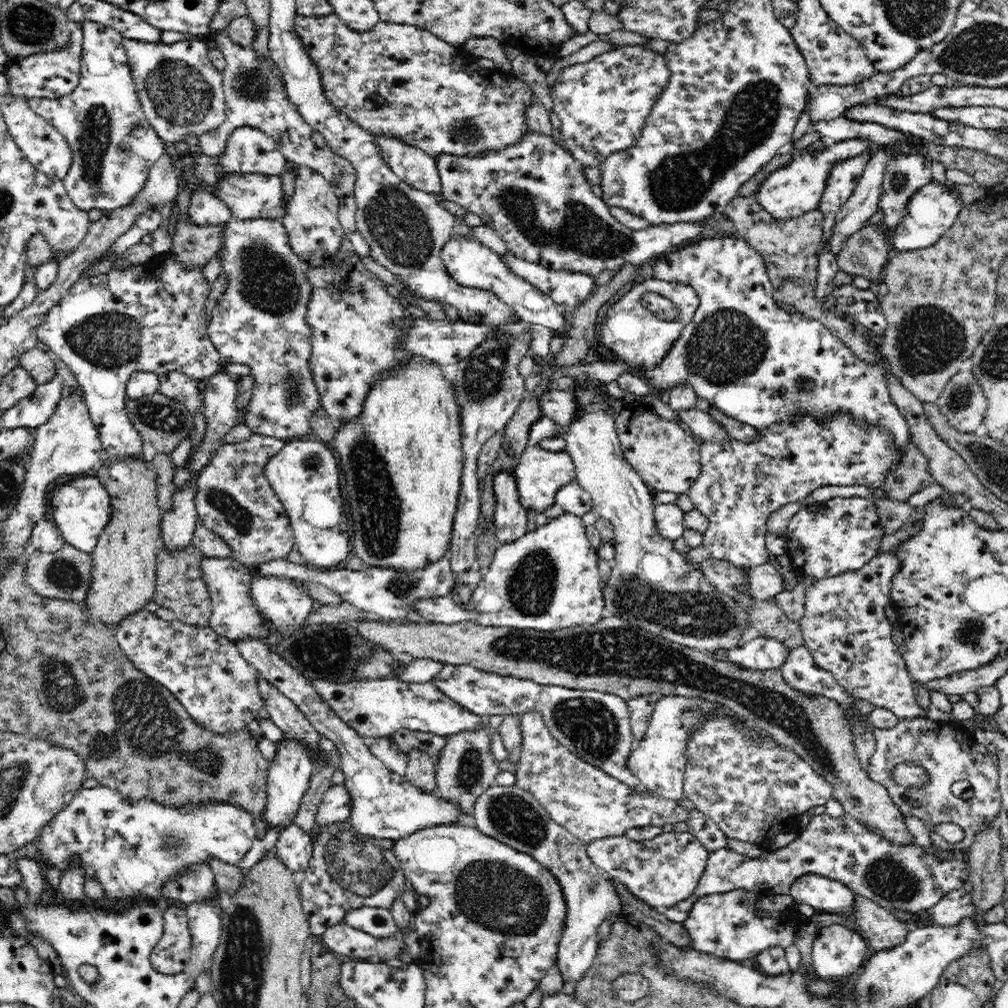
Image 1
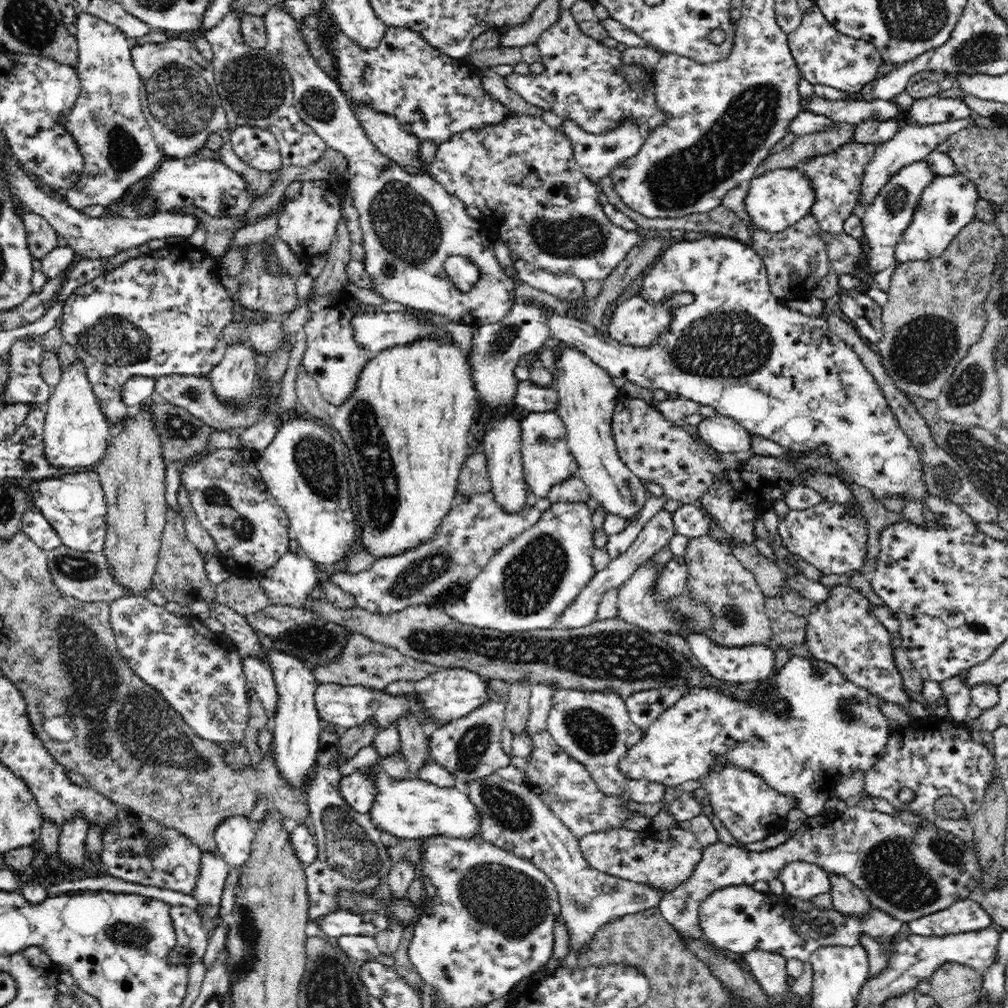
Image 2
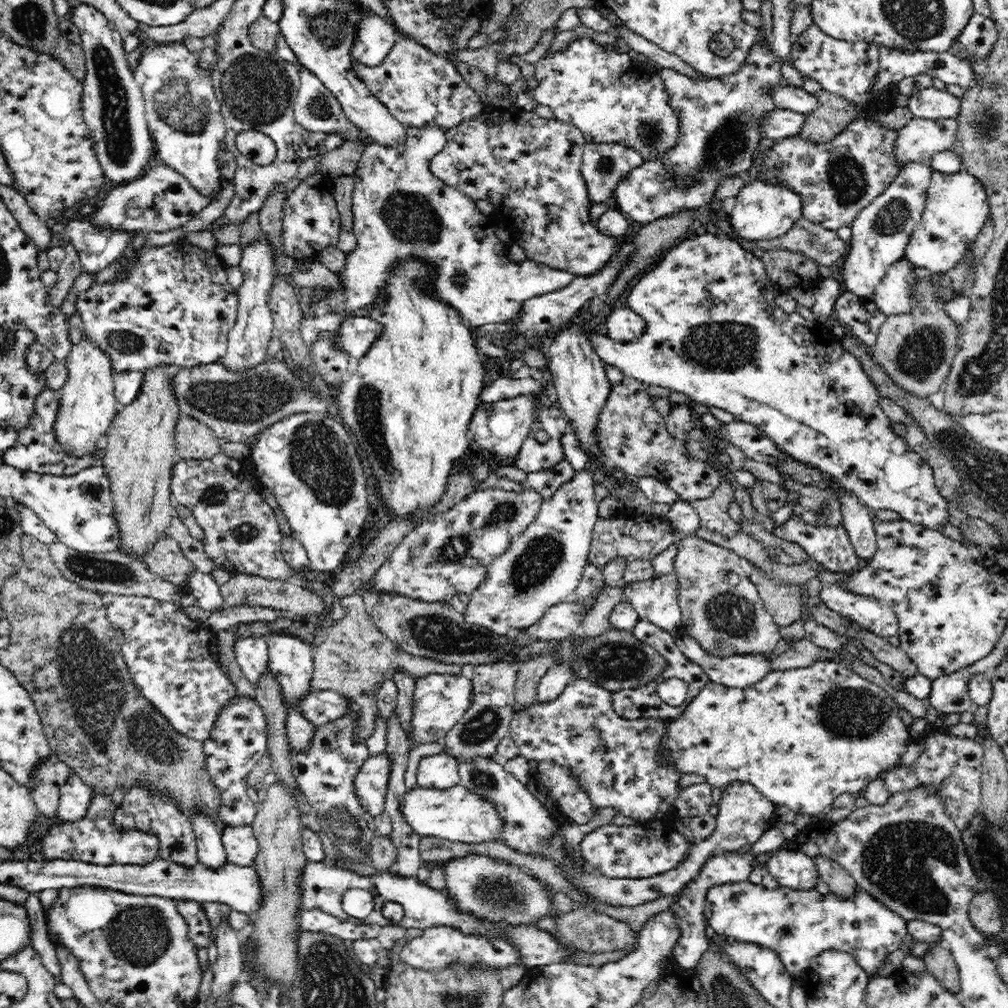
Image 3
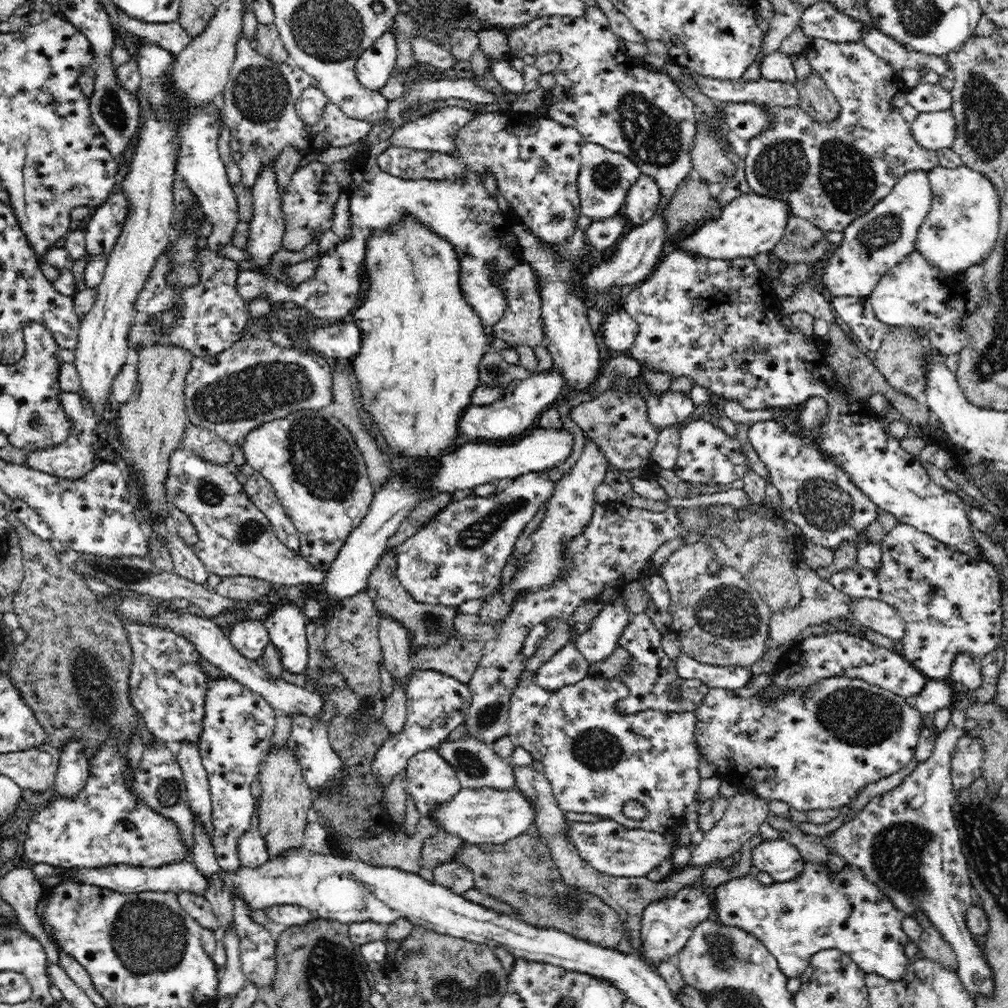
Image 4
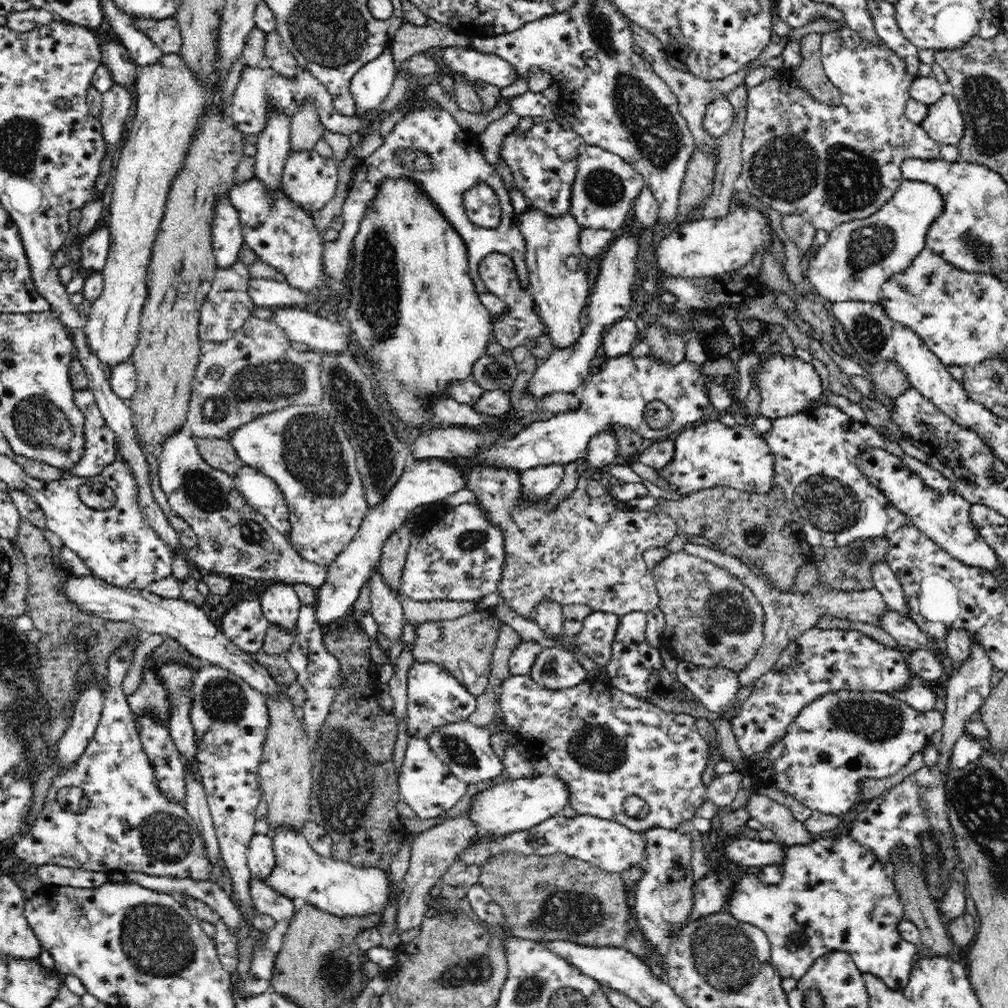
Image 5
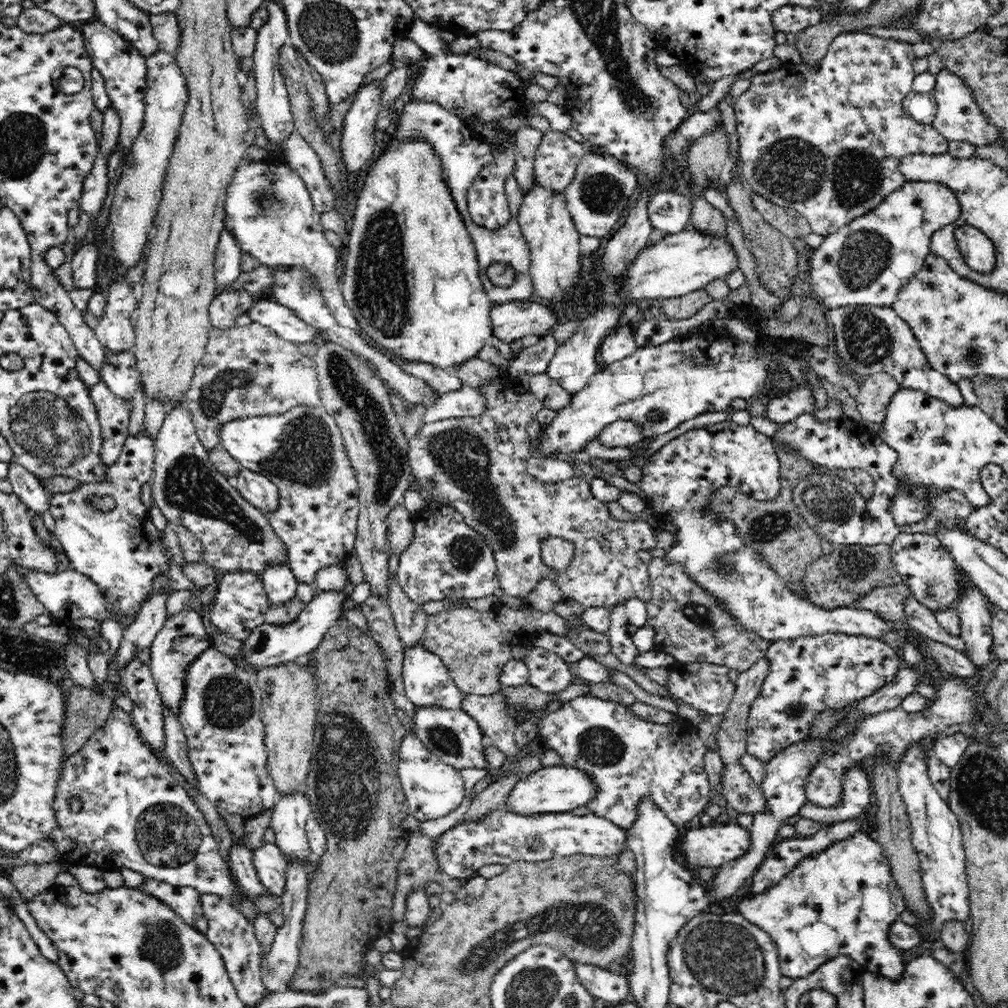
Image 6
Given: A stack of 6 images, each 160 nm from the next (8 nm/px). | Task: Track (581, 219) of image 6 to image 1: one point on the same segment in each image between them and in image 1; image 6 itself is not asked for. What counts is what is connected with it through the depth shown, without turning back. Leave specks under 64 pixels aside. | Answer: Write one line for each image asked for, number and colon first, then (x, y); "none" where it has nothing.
1: (602, 104)
2: (597, 154)
3: (604, 165)
4: (605, 176)
5: (606, 186)

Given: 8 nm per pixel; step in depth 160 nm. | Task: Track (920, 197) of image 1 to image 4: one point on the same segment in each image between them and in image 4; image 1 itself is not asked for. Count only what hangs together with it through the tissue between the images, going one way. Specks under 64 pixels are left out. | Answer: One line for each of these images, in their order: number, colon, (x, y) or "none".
2: (948, 204)
3: (956, 207)
4: (960, 230)

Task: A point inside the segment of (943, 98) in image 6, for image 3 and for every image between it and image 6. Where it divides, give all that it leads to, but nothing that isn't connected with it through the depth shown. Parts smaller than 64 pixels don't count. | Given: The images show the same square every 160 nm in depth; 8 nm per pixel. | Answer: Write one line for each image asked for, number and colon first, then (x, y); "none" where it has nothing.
3: (916, 142)
4: (936, 130)
5: (943, 123)

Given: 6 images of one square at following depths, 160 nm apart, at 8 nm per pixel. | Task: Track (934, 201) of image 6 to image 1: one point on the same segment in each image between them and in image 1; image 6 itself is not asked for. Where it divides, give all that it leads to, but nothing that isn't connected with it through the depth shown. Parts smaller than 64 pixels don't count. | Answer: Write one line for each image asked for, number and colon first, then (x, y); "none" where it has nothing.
1: (904, 174)
2: (888, 216)
3: (880, 232)
4: (872, 244)
5: (860, 255)

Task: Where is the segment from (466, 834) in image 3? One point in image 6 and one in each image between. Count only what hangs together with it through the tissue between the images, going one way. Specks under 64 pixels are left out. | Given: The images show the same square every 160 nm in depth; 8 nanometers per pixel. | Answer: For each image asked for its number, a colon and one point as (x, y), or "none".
4: (483, 816)
5: (514, 805)
6: (553, 789)

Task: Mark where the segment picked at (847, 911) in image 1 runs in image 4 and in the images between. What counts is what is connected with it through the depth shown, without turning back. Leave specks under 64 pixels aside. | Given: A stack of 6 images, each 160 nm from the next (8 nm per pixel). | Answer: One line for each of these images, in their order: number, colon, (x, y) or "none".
2: (804, 881)
3: (792, 869)
4: (782, 860)

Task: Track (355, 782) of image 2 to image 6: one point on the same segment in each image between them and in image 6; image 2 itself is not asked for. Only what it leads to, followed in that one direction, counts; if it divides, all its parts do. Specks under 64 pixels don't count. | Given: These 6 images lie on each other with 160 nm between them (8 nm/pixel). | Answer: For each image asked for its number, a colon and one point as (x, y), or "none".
3: (370, 784)
4: (436, 703)
5: (435, 697)
6: (427, 682)

